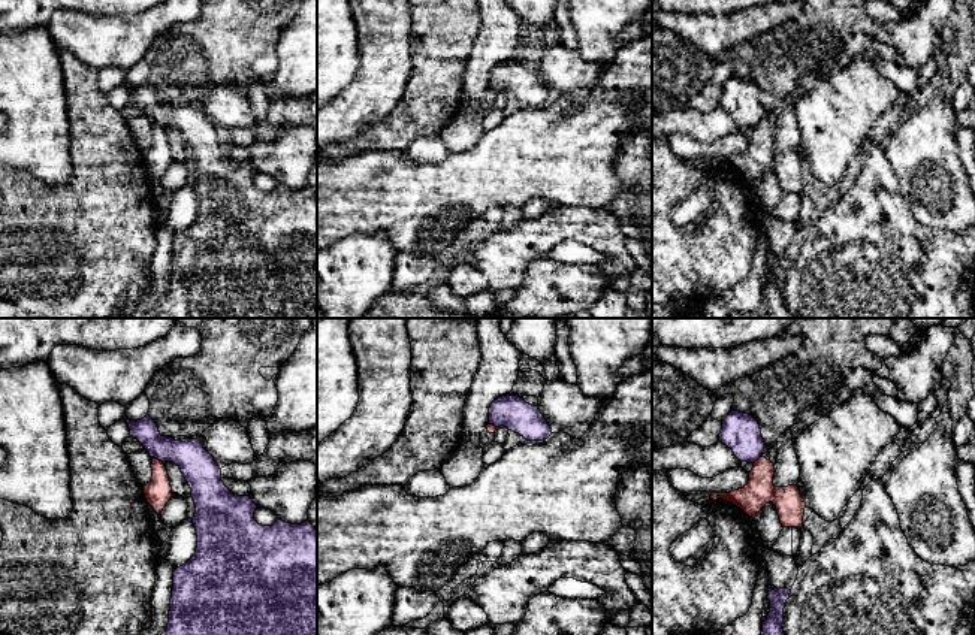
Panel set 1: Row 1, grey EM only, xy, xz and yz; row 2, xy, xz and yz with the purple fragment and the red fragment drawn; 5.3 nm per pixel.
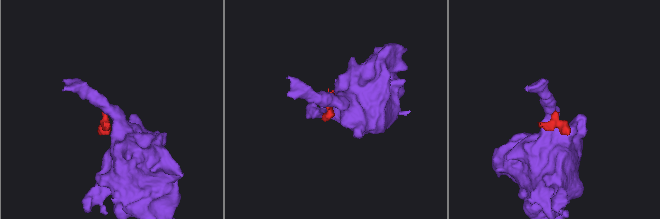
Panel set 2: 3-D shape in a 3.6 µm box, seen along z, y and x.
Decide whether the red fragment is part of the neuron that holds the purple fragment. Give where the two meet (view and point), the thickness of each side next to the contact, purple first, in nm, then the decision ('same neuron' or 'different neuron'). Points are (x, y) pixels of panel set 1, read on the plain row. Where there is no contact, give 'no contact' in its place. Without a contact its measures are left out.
xy (159, 124) | 190/150 nm | different neuron

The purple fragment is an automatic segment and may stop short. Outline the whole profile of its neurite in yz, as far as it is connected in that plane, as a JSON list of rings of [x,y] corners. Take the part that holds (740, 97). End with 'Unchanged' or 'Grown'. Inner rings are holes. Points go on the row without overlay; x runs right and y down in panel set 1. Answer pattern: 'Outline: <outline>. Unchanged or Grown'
Outline: [[[731,76],[722,85],[719,106],[731,114],[740,127],[748,128],[755,128],[766,112],[758,87],[740,76]]]. Unchanged

